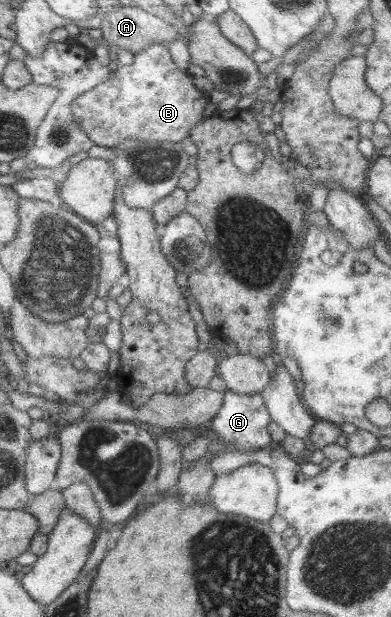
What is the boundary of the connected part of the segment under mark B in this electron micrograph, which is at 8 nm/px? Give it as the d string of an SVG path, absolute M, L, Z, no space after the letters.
M164 43L149 44L133 56L133 63L118 64L118 70L112 70L110 78L78 96L71 105L72 114L81 129L96 146L114 148L125 138L150 140L156 142L182 142L189 136L191 128L203 119L204 108L209 103L208 94L199 90L189 74L182 72L172 60Z

